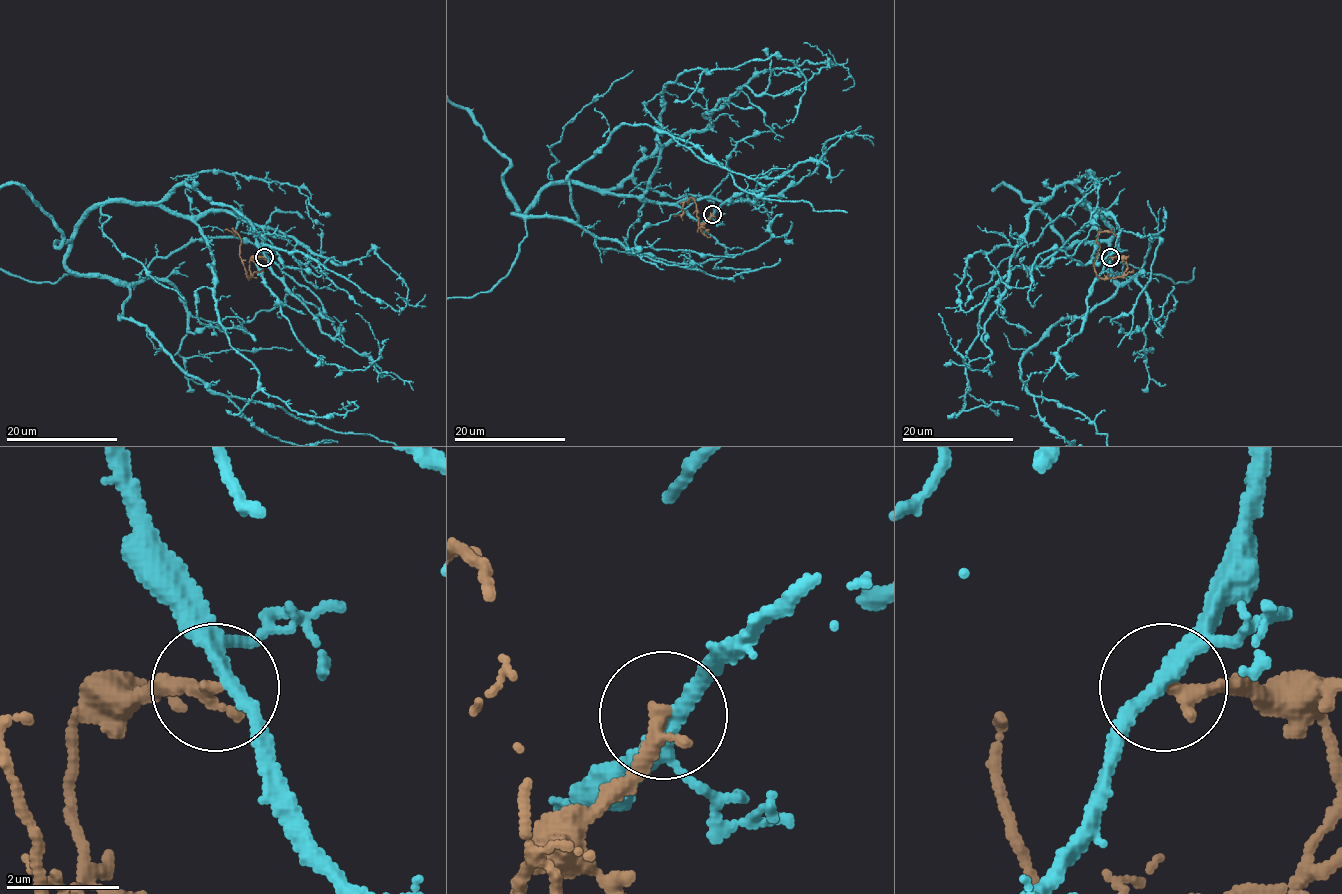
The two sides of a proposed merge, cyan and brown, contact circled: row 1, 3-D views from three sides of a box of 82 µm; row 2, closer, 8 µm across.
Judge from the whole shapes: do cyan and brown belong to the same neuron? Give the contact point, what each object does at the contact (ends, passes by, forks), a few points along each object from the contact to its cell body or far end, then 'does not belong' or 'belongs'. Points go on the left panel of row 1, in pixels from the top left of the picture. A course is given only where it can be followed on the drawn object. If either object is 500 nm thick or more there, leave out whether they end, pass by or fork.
(264, 257) | cyan forks | brown ends | cyan via (263, 256), (234, 212), (103, 201), (73, 232), (78, 277), (30, 282) | brown via (263, 257), (253, 257), (249, 261), (251, 277), (246, 277), (239, 250), (241, 238), (235, 231), (224, 231) | does not belong

